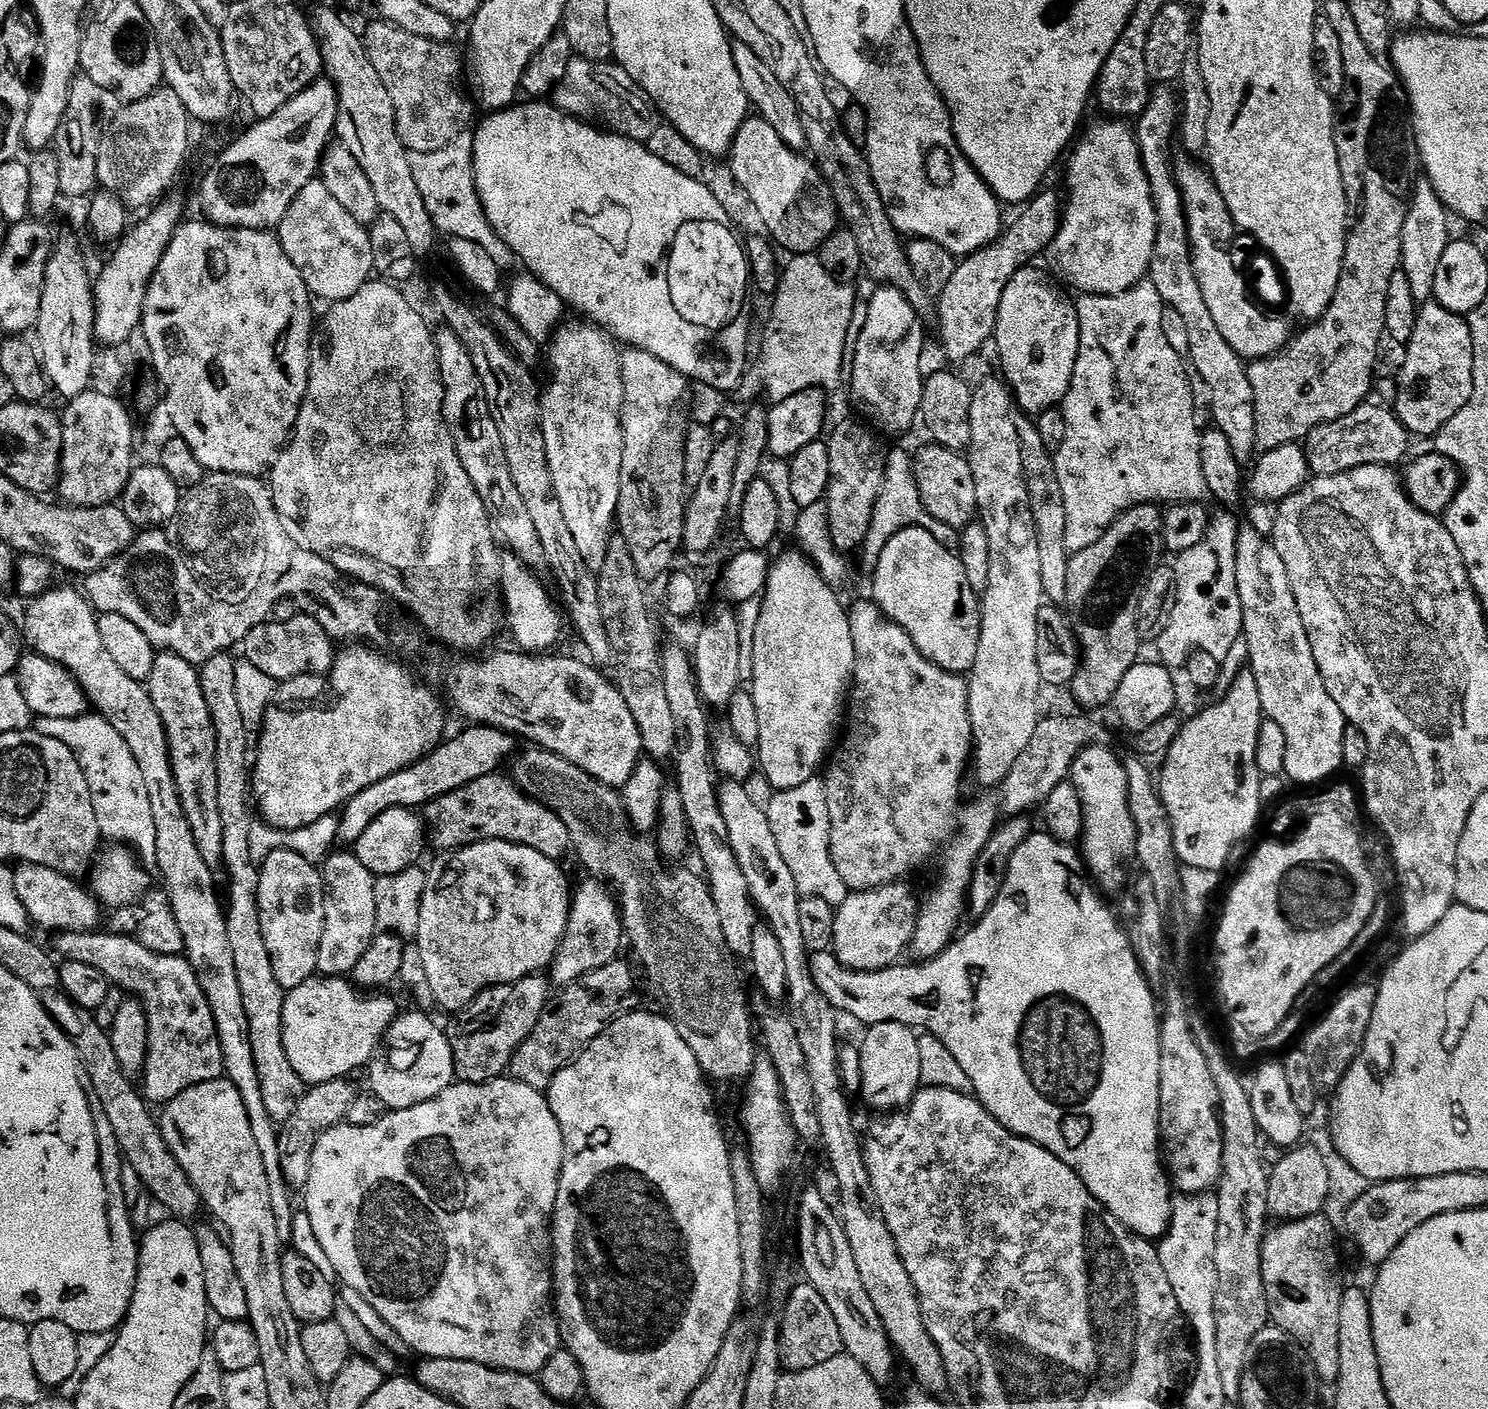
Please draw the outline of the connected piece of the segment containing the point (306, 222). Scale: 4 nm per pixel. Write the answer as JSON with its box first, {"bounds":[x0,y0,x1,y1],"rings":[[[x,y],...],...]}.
{"bounds":[278,178,374,302],"rings":[[[319,178],[311,180],[300,191],[298,198],[294,198],[290,210],[286,210],[286,214],[278,226],[278,235],[290,262],[294,262],[294,266],[298,266],[308,291],[312,293],[313,297],[320,299],[321,296],[322,299],[328,300],[327,302],[345,300],[358,294],[358,290],[362,290],[362,286],[373,279],[374,254],[370,250],[368,228],[358,223],[338,203],[338,198],[334,198],[334,194],[330,194],[330,190],[326,190],[323,180]]]}

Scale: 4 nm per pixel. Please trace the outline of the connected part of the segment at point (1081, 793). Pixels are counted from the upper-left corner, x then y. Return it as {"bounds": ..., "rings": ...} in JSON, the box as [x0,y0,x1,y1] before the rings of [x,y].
{"bounds":[1070,744,1136,893],"rings":[[[1091,744],[1089,748],[1083,748],[1072,763],[1070,782],[1078,790],[1078,798],[1082,798],[1082,859],[1087,871],[1105,893],[1119,893],[1126,884],[1124,867],[1128,859],[1131,861],[1136,855],[1136,827],[1128,809],[1128,779],[1124,766],[1121,757],[1116,757],[1110,749],[1103,744]]]}

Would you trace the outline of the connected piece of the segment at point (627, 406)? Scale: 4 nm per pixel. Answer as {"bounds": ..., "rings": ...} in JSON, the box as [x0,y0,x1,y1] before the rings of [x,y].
{"bounds":[616,348,690,582],"rings":[[[628,348],[620,354],[620,373],[622,374],[622,386],[624,387],[624,407],[620,413],[622,422],[622,470],[620,471],[620,497],[618,498],[618,510],[616,519],[618,521],[618,534],[630,546],[630,558],[634,558],[634,570],[640,575],[641,581],[649,582],[658,577],[658,574],[669,571],[673,567],[672,563],[676,560],[676,555],[681,554],[684,547],[683,528],[684,511],[686,505],[686,434],[690,427],[690,381],[687,376],[682,375],[674,366],[666,366],[662,358],[654,358],[654,354],[646,354],[646,350]]]}

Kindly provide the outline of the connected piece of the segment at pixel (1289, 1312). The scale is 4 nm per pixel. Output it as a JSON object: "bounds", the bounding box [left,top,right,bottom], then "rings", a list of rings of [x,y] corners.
{"bounds":[1261,1214,1346,1386],"rings":[[[1323,1214],[1280,1222],[1267,1229],[1261,1249],[1262,1280],[1271,1323],[1290,1334],[1304,1349],[1317,1381],[1328,1386],[1335,1385],[1342,1370],[1338,1350],[1338,1310],[1342,1310],[1346,1284],[1340,1281],[1336,1232],[1337,1225],[1331,1224]]]}

